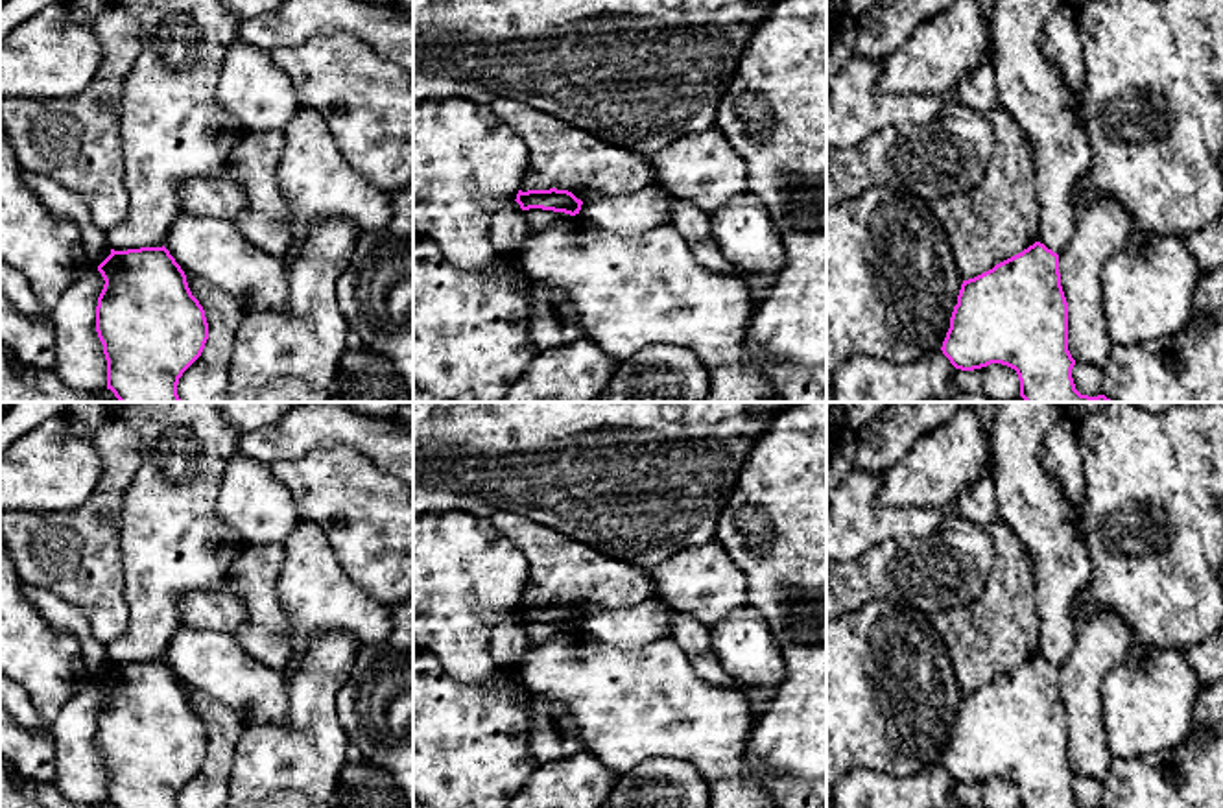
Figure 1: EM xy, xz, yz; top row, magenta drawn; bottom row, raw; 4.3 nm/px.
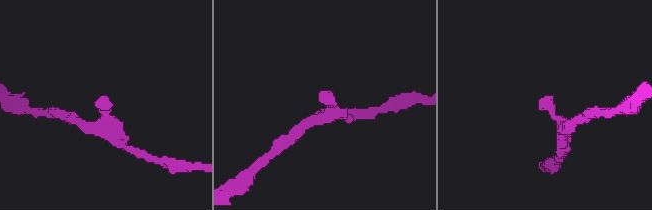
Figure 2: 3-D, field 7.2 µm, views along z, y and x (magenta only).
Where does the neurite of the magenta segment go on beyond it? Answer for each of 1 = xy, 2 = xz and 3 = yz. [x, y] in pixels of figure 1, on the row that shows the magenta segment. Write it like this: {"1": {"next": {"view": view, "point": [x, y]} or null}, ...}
{"1": {"next": null}, "2": {"next": null}, "3": {"next": null}}

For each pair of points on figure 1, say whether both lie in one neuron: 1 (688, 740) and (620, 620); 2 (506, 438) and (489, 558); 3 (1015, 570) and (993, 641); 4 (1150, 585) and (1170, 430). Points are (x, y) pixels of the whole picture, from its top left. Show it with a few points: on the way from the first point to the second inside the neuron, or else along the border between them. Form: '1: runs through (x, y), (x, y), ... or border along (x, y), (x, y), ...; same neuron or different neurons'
1: border along (593, 635), (622, 648), (639, 648), (668, 639); different neurons
2: border along (445, 510), (467, 510), (487, 519); different neurons
3: runs through (1015, 587), (1015, 618), (1009, 624); same neuron
4: runs through (1174, 546), (1179, 524), (1170, 510), (1170, 469); same neuron

